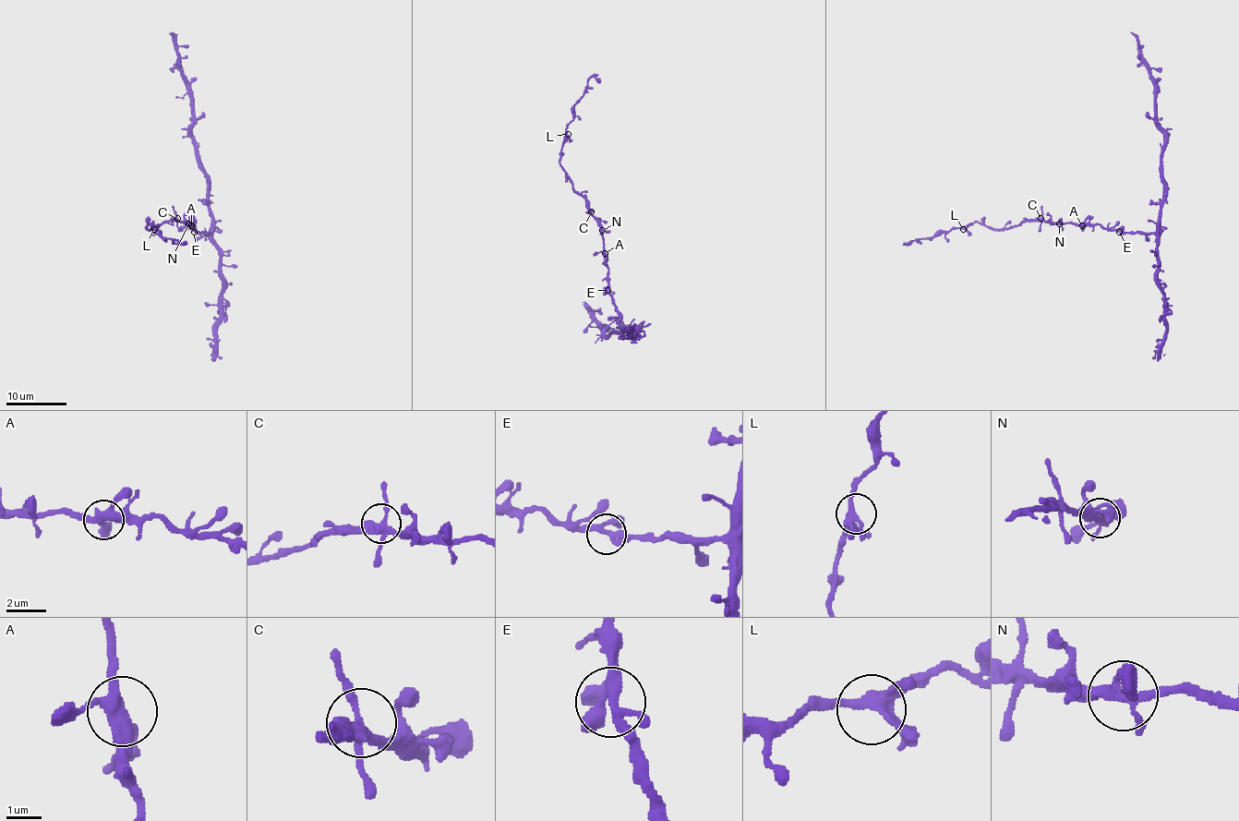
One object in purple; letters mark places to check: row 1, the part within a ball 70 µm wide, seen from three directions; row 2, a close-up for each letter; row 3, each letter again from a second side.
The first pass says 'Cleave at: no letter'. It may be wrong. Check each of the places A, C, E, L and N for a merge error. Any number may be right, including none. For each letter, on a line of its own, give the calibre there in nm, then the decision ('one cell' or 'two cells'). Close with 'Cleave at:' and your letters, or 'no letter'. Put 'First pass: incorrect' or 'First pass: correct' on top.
First pass: correct
A: 380 nm thick; one cell
C: 320 nm thick; one cell
E: 280 nm thick; one cell
L: 280 nm thick; one cell
N: 280 nm thick; one cell
Cleave at: no letter

